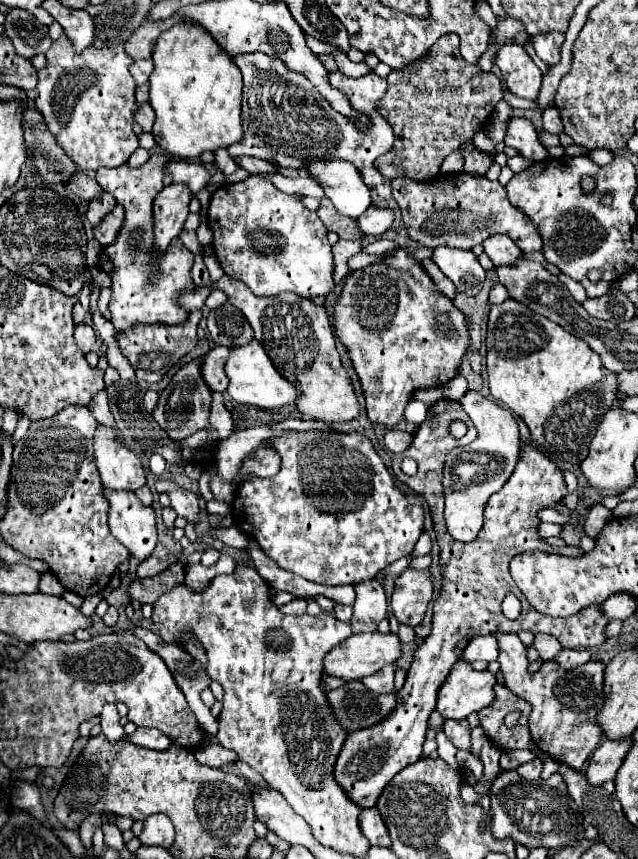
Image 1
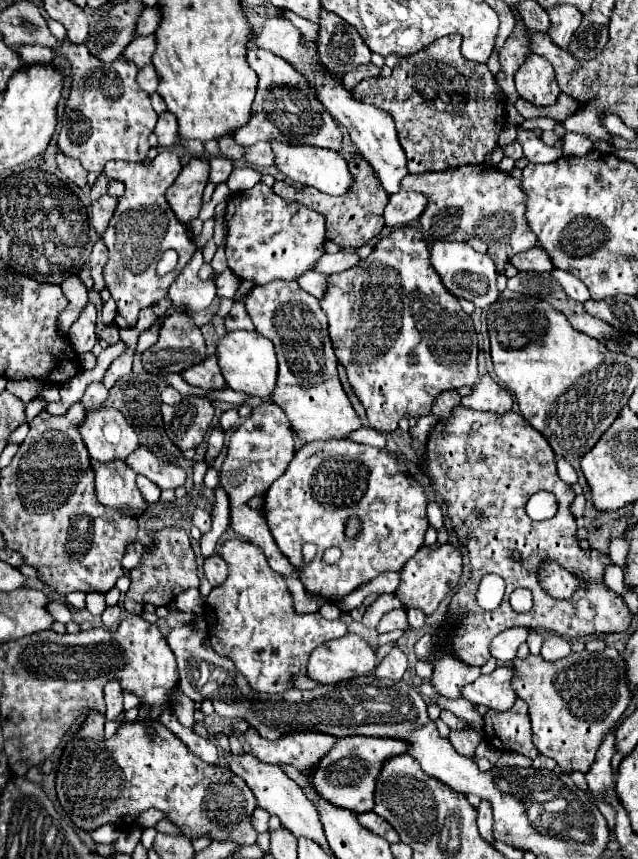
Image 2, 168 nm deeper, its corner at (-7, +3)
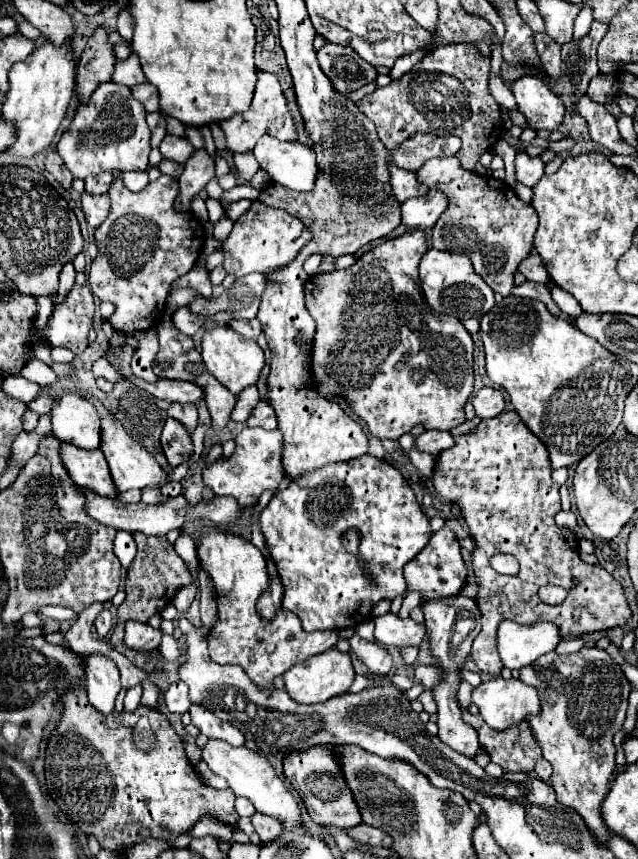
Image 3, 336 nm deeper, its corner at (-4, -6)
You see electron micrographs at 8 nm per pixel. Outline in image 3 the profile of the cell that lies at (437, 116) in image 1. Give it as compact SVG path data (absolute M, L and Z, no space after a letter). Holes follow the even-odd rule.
M447 44L431 50L411 72L393 80L385 88L357 102L359 110L377 126L379 138L387 150L395 150L415 132L435 132L435 136L459 136L463 146L455 154L463 168L475 170L479 156L501 140L505 128L499 116L499 104L489 88L489 58L481 56L471 44Z

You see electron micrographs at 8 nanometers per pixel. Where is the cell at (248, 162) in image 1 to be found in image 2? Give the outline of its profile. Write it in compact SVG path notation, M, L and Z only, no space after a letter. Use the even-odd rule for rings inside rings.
M224 135L222 139L218 139L218 147L220 147L220 153L228 159L242 159L244 157L244 149L230 135Z

